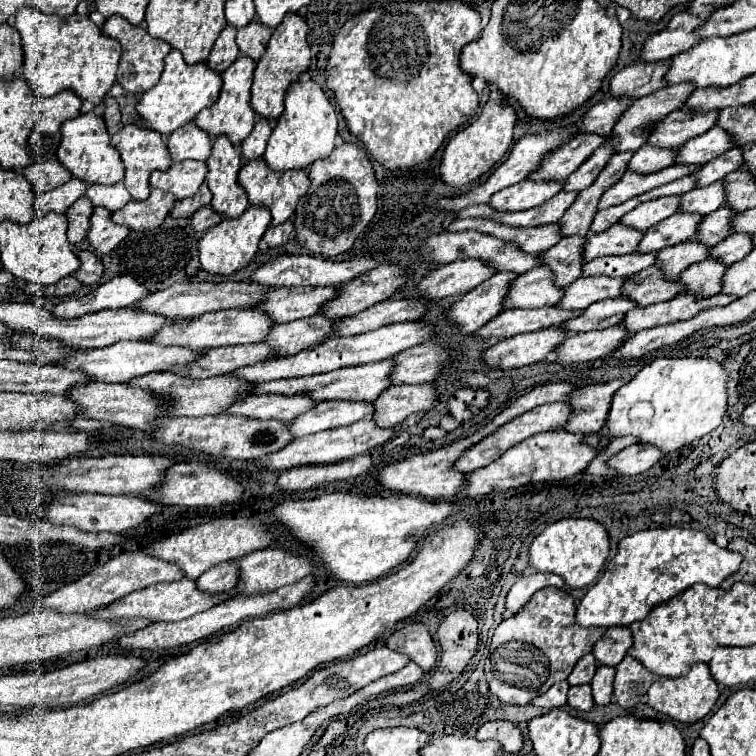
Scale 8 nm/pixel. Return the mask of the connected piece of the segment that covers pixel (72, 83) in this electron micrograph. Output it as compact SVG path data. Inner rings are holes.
M24 6L18 10L14 26L20 32L24 46L23 77L38 96L50 98L62 90L72 90L78 98L98 106L110 94L122 54L120 42L102 36L102 30L90 22L88 16L44 16L34 8Z

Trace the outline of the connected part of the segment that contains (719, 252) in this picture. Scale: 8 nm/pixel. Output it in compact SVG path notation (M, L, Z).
M734 232L730 234L728 240L716 244L712 248L712 256L720 258L720 262L724 262L726 266L744 260L752 250L754 250L754 242L752 242L752 234L742 234L742 232Z

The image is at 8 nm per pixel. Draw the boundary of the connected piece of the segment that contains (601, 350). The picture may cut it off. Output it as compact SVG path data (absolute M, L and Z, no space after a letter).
M618 324L608 330L596 330L596 332L580 332L564 340L564 344L556 350L556 360L560 364L574 364L574 362L588 362L596 358L610 356L616 348L622 346L622 342L628 338L628 330Z

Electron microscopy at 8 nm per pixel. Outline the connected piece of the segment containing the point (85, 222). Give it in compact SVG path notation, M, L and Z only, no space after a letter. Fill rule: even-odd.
M82 196L68 208L66 218L68 218L68 242L70 244L78 244L80 240L86 238L90 230L90 216L92 216L92 202L88 196Z

